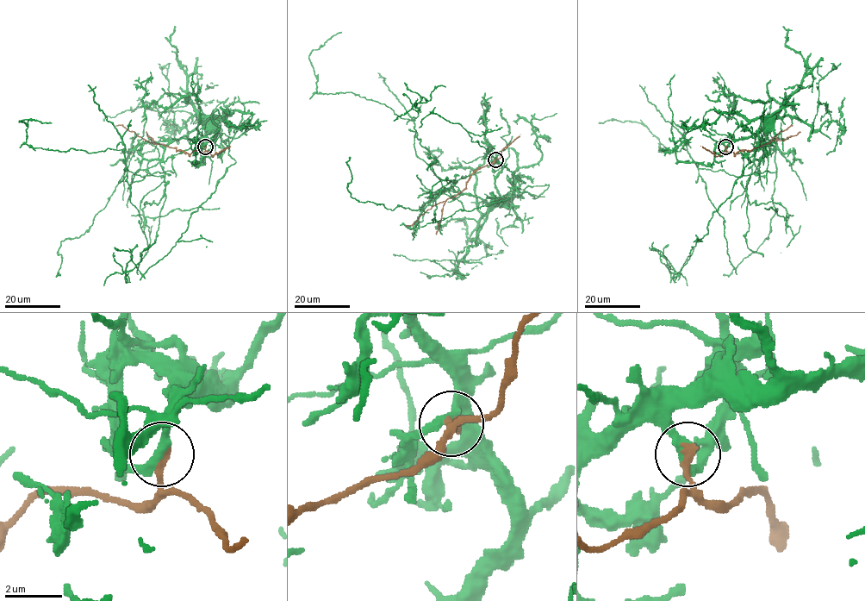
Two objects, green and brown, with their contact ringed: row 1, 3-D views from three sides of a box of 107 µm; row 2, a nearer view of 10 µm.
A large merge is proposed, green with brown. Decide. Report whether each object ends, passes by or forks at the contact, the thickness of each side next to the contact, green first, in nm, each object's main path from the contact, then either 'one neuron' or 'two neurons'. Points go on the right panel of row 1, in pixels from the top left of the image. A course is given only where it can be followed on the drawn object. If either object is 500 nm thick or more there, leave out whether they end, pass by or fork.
green passes by | brown ends | 320/320 nm | green via (725, 147), (724, 142), (759, 134), (768, 124) | brown via (725, 147), (728, 152), (735, 153), (751, 150), (767, 144), (780, 131), (793, 125) | two neurons

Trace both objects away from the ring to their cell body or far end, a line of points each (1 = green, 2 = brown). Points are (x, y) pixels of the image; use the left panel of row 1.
1: (205, 147), (211, 140), (205, 137), (215, 127), (213, 124)
2: (205, 147), (204, 152), (188, 153), (163, 144), (148, 142), (121, 125), (115, 125)

